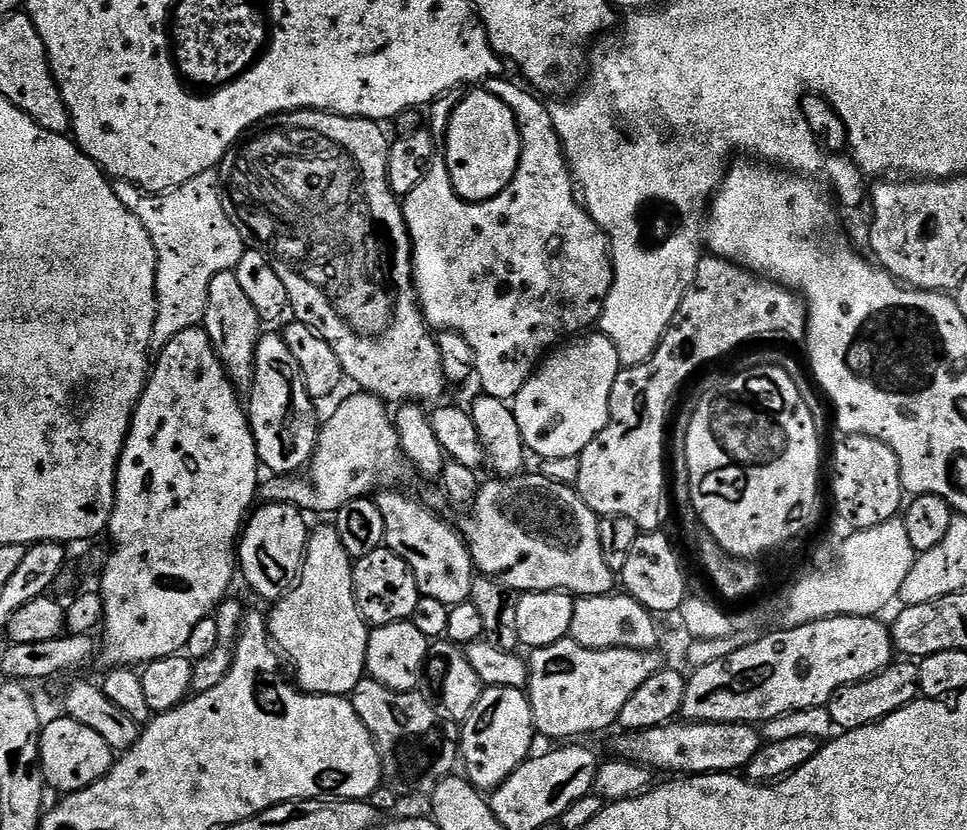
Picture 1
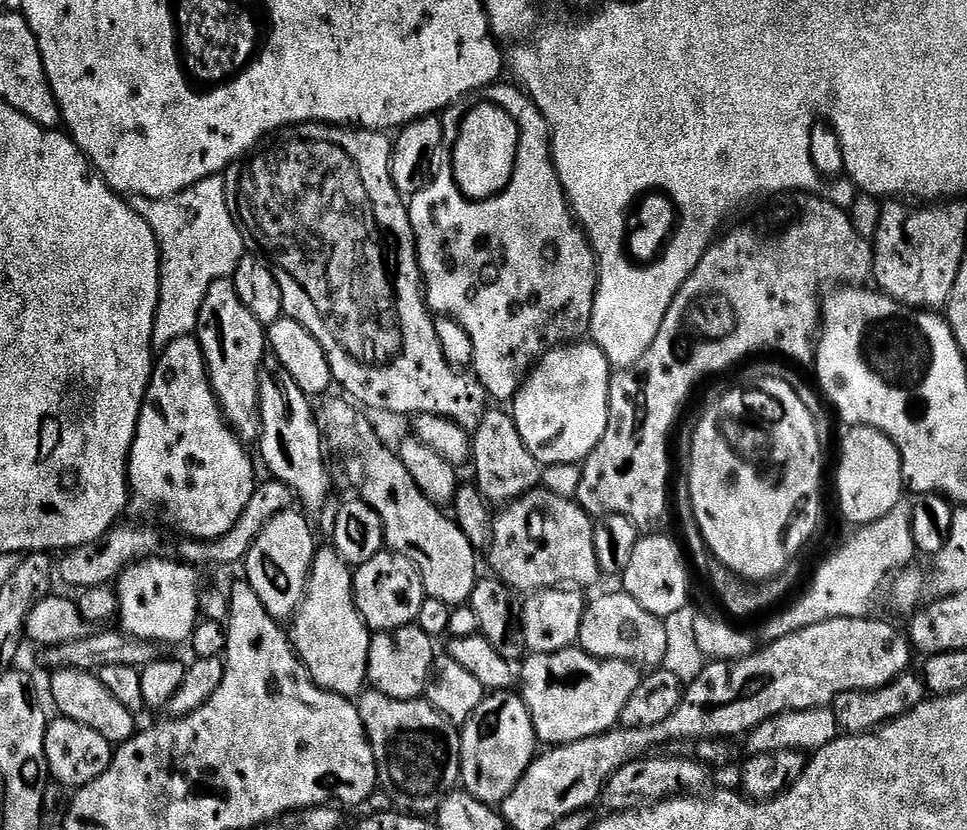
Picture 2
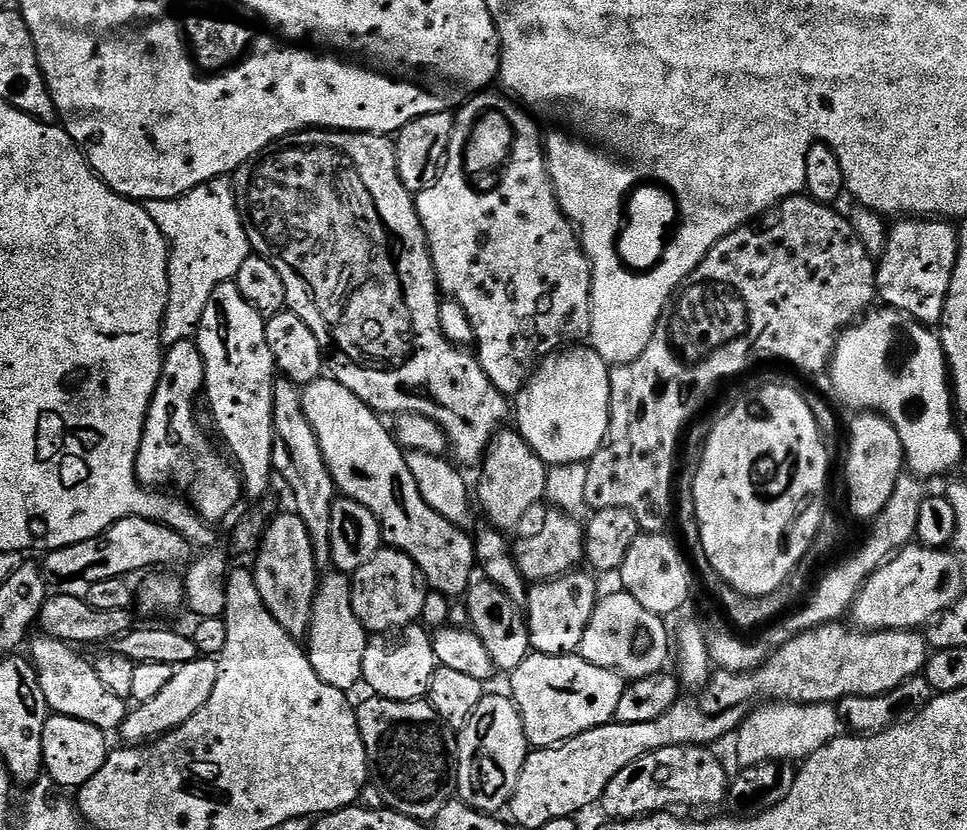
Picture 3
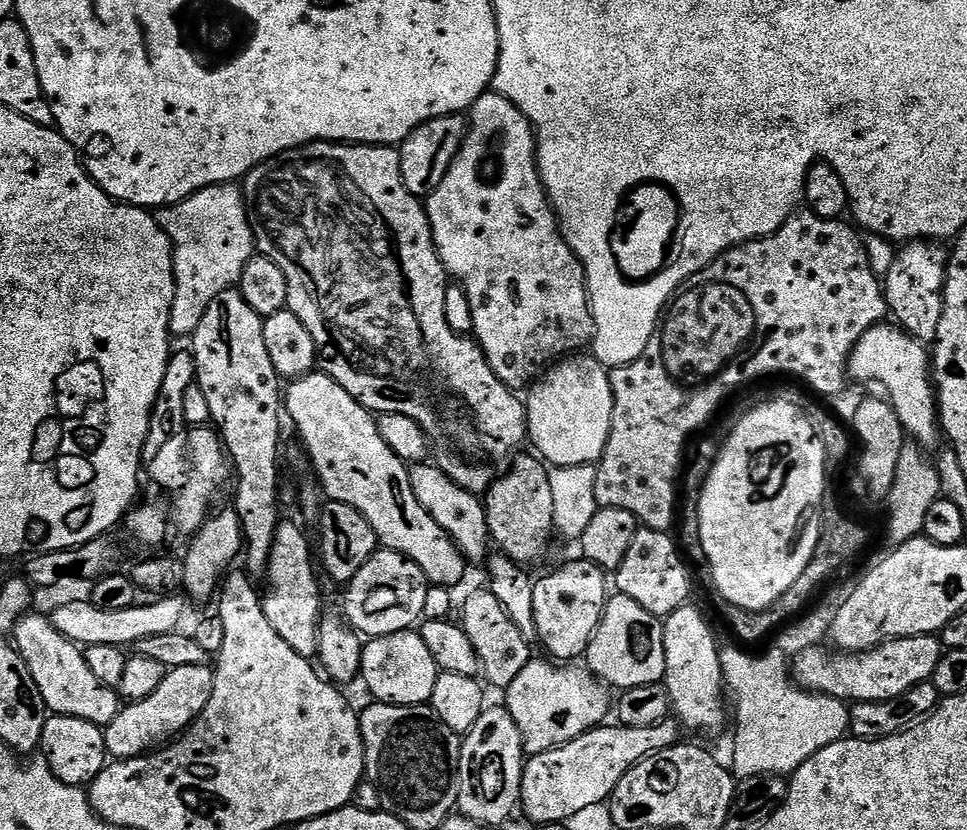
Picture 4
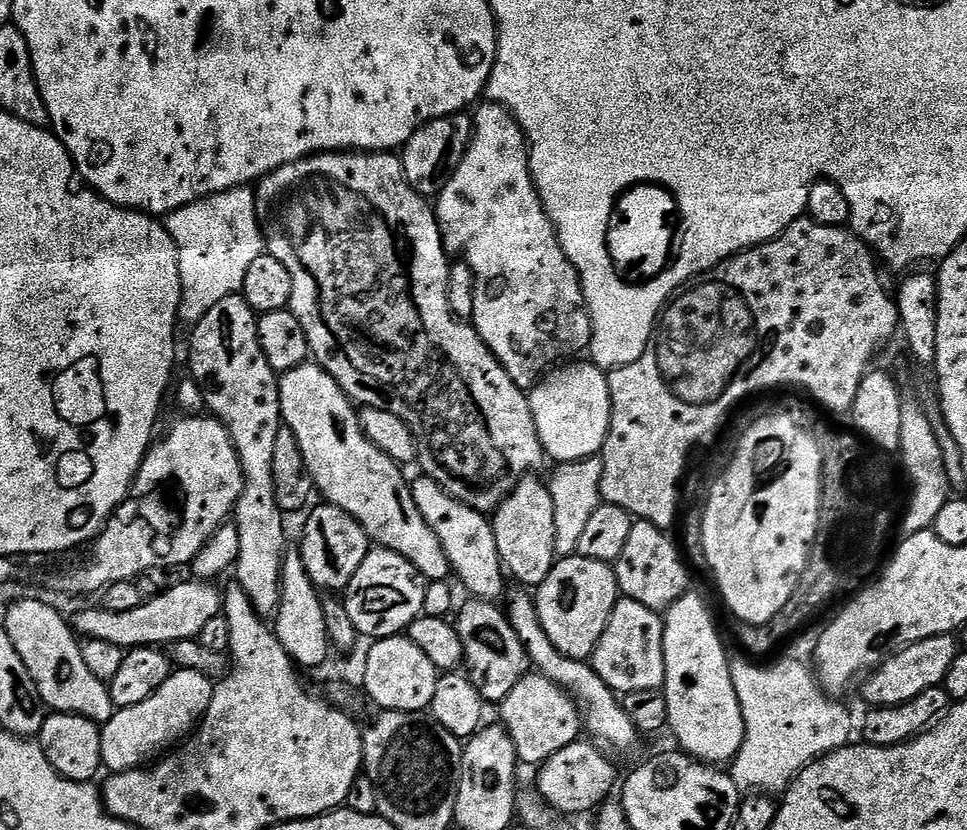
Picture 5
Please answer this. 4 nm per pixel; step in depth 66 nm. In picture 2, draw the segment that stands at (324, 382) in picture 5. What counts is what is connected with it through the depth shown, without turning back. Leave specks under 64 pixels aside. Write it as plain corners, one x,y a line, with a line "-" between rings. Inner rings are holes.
336,400
328,408
328,428
332,431
332,444
341,448
348,456
357,456
356,464
360,467
360,492
359,495
382,518
384,523
384,542
391,551
402,554
414,562
418,574
424,583
424,594
427,598
438,598
438,602
446,602
453,606
467,605
472,598
472,591
478,579
476,573
477,549
472,547
470,538
462,534
451,515
444,513
441,505
434,503
422,490
418,490
418,482
410,478
410,470
402,466
399,455
392,452
372,433
372,428
352,408
347,408
342,401

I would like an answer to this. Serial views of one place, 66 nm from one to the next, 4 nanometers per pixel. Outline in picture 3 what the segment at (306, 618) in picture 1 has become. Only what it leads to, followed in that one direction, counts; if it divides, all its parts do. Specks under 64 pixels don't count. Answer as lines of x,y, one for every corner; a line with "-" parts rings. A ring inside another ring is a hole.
333,571
319,581
313,598
312,619
308,624
306,651
310,666
330,686
351,693
351,688
361,683
364,671
362,658
366,658
369,631
362,626
352,605
352,582
345,573

